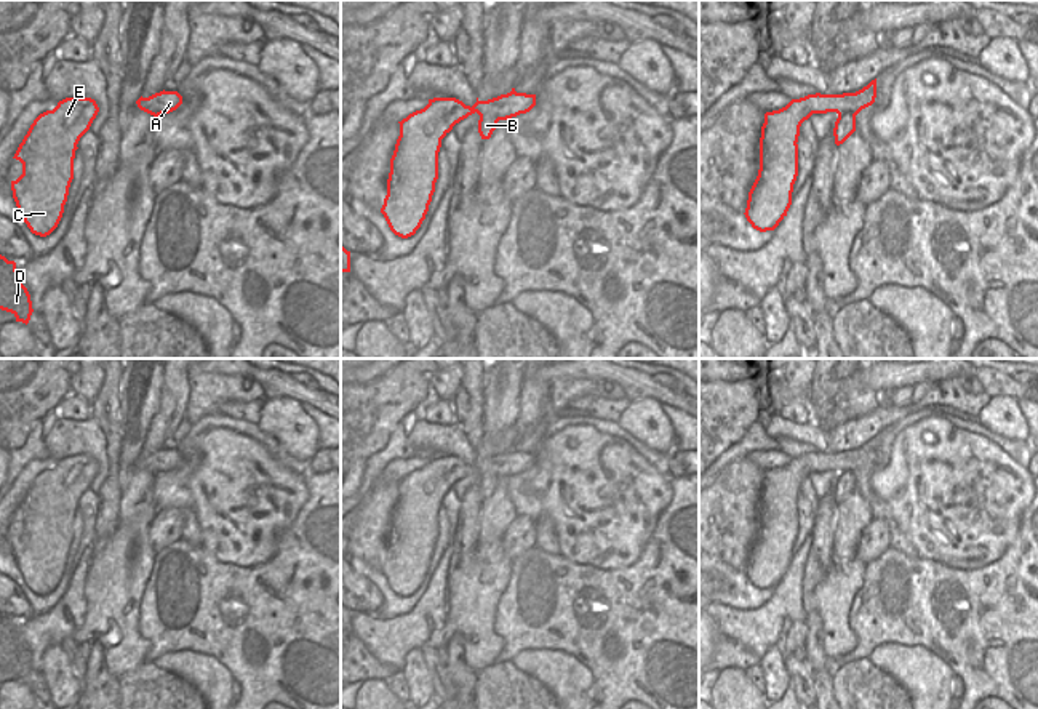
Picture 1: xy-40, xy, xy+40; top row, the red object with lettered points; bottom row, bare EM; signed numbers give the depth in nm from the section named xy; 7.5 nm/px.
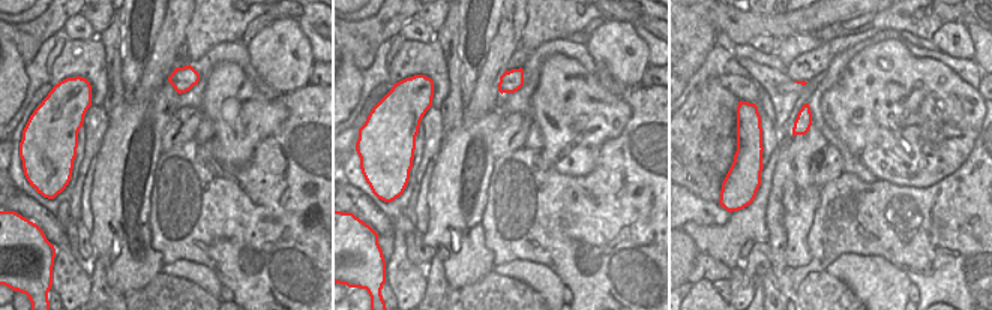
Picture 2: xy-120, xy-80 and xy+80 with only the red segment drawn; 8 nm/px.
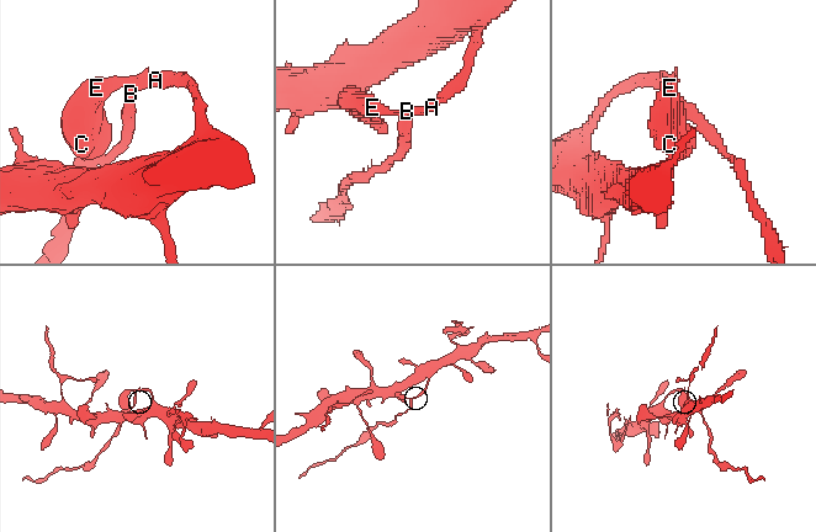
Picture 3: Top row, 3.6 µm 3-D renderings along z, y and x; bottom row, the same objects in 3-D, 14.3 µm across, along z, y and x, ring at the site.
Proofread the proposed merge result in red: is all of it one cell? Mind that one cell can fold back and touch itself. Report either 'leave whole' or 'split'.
split

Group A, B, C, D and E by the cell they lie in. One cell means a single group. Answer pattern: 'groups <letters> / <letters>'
groups A C D E / B

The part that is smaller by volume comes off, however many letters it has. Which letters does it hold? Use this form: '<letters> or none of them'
B

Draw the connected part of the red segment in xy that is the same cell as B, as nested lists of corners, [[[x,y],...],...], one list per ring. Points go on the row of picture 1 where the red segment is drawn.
[[[485,114],[480,117],[478,120],[478,133],[481,136],[481,139],[489,139],[493,131],[497,126],[499,118],[491,115],[491,114]]]

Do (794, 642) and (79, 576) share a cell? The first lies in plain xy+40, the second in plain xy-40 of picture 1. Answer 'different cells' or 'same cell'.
different cells

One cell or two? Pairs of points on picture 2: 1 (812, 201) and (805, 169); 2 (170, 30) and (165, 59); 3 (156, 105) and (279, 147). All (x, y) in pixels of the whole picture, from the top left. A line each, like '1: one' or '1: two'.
1: two
2: one
3: two

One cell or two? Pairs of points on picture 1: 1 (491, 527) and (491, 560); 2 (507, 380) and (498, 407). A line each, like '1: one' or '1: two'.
1: two
2: one

